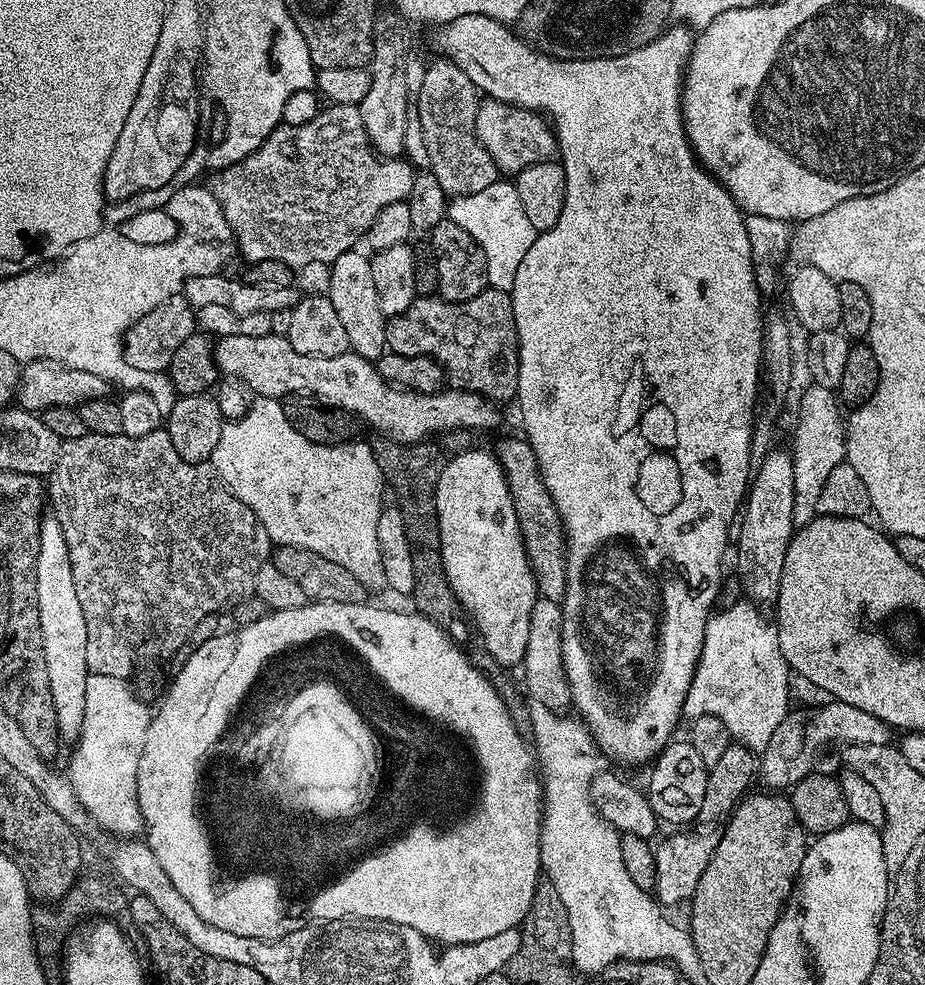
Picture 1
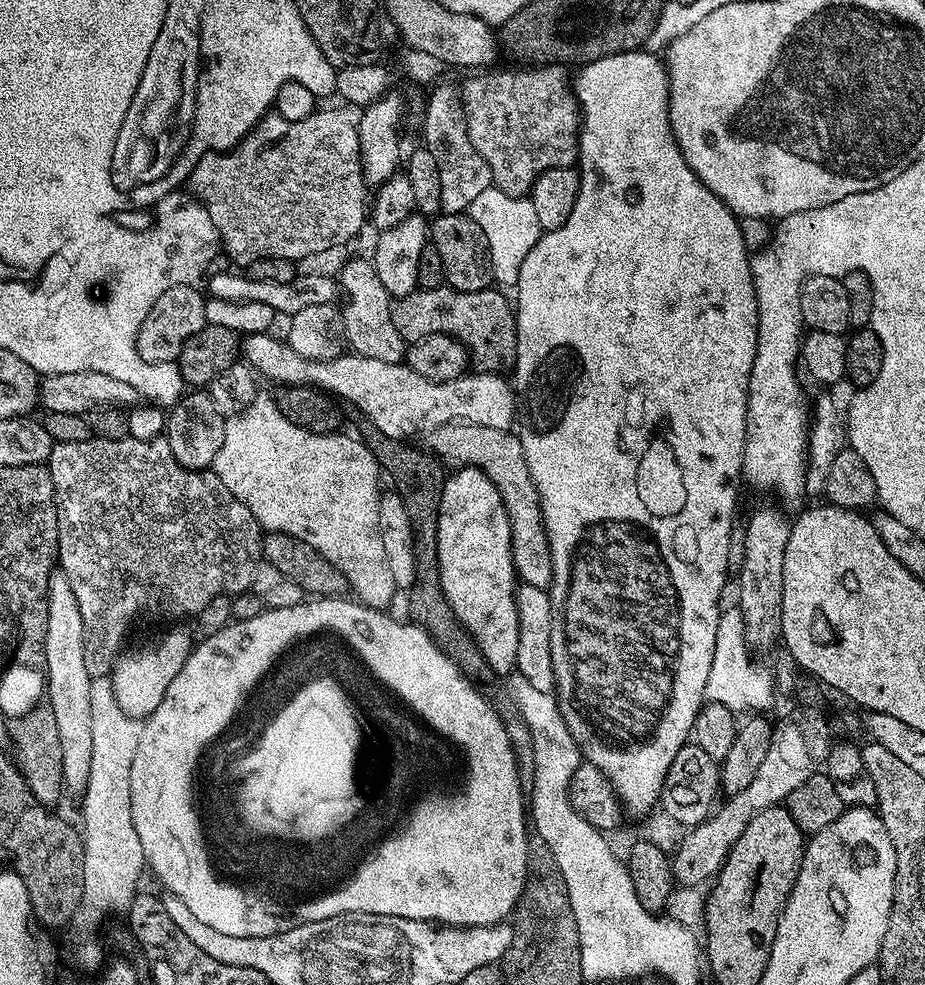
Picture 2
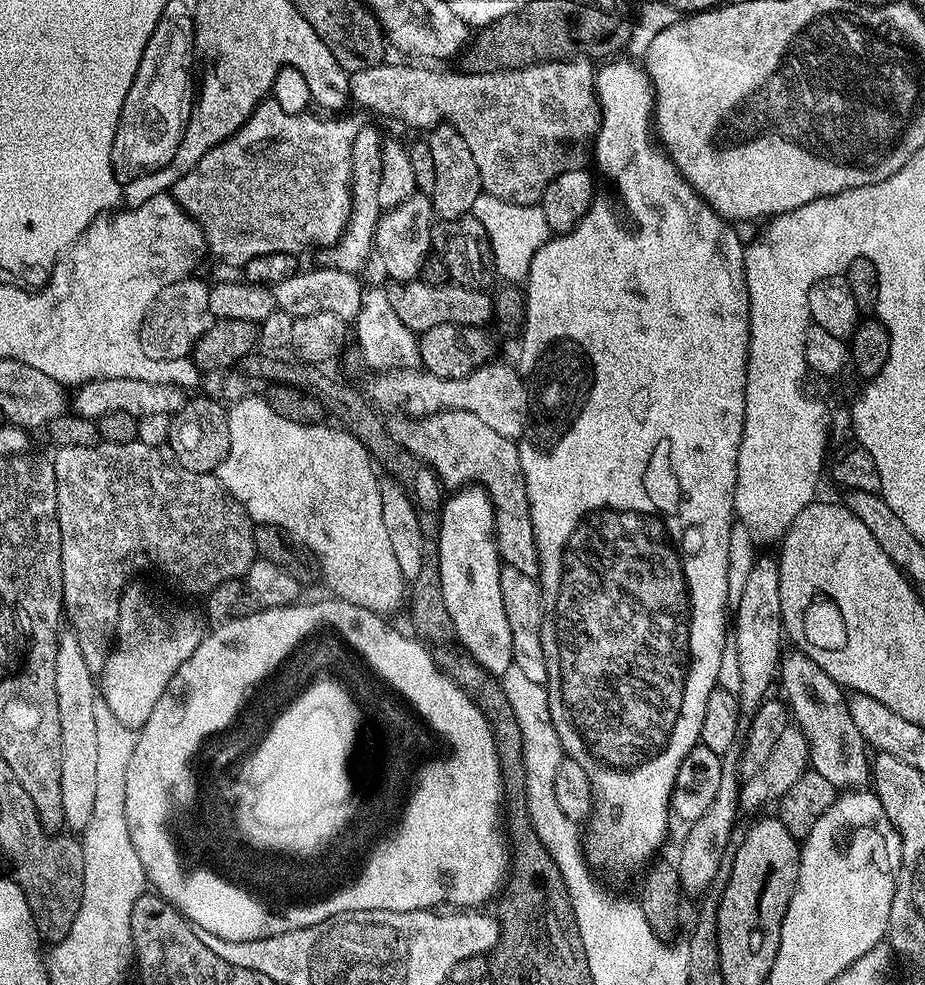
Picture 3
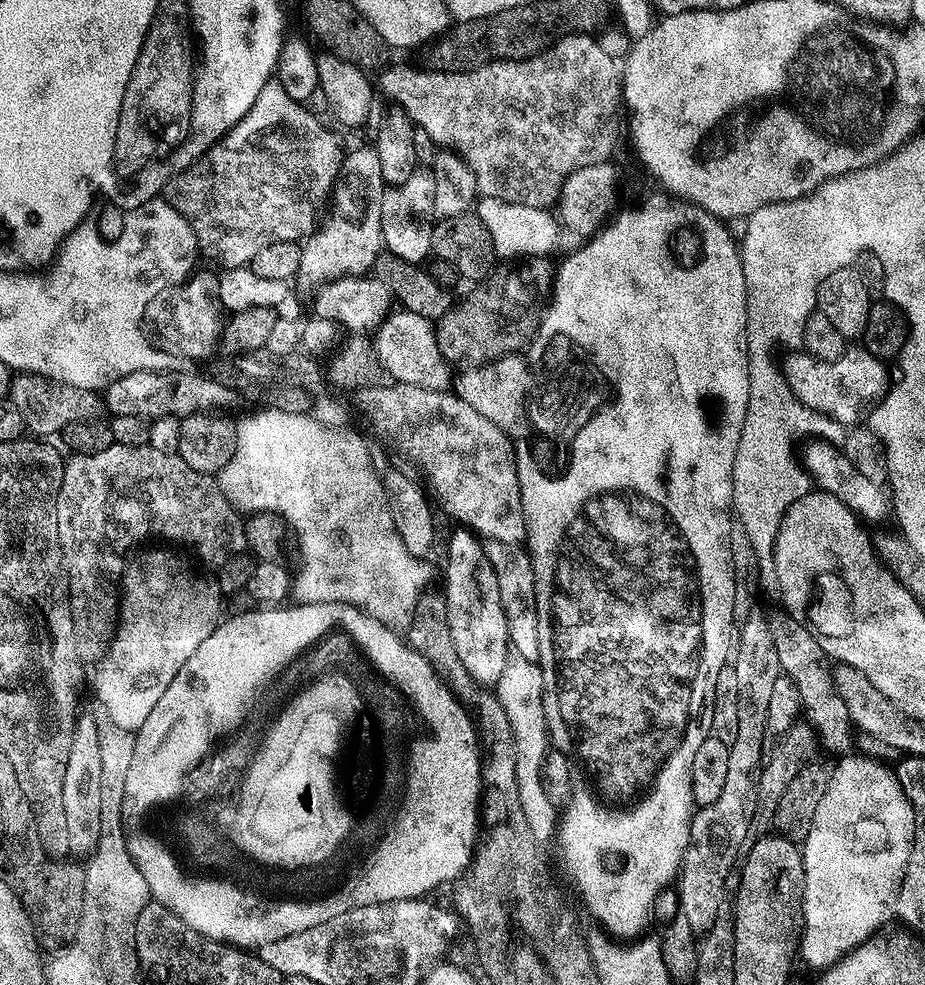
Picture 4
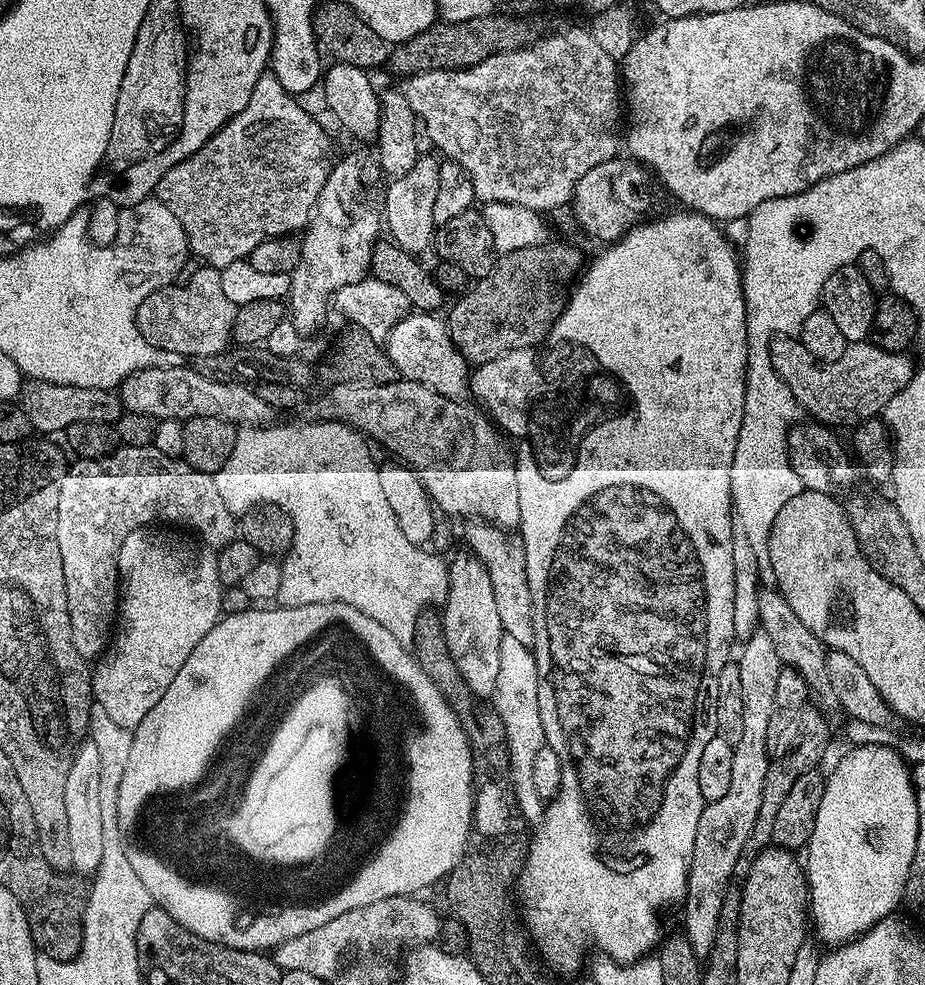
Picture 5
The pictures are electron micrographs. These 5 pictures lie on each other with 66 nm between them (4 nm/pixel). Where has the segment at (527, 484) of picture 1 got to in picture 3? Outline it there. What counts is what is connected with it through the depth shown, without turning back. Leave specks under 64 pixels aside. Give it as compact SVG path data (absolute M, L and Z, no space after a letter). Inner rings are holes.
M446 408L419 418L404 418L394 435L420 460L425 460L440 478L441 485L455 490L469 484L479 484L488 490L492 509L496 511L496 548L504 564L522 570L522 574L539 577L540 554L532 525L530 502L517 441L502 438L491 426L486 426L478 414Z

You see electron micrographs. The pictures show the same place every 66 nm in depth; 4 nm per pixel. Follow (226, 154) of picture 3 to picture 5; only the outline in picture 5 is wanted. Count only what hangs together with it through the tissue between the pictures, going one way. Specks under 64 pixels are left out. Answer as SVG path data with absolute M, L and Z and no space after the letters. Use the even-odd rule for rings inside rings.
M266 70L258 78L258 82L250 94L248 105L229 124L218 129L202 146L202 150L190 154L190 158L178 162L178 166L174 166L170 170L166 170L166 174L162 174L162 182L158 182L154 193L155 199L161 200L170 210L170 214L174 214L174 218L178 218L178 222L182 222L182 230L188 239L189 253L195 259L197 256L200 262L203 262L207 267L221 269L230 266L230 262L238 262L250 255L254 246L258 246L258 242L262 242L271 236L287 236L299 233L307 224L314 202L328 177L330 167L328 136L324 133L323 126L318 121L312 120L311 114L296 100L299 99L293 93L287 92L282 86L282 82L278 82L278 78L270 70Z

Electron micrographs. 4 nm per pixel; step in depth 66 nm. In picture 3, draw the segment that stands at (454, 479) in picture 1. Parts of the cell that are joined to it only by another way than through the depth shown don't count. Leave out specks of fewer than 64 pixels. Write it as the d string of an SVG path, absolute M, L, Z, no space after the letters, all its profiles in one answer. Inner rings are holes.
M469 484L455 489L443 501L438 515L442 602L450 610L456 639L491 676L499 678L512 665L512 638L506 606L502 604L502 561L496 548L496 511L492 509L492 499L486 488Z

